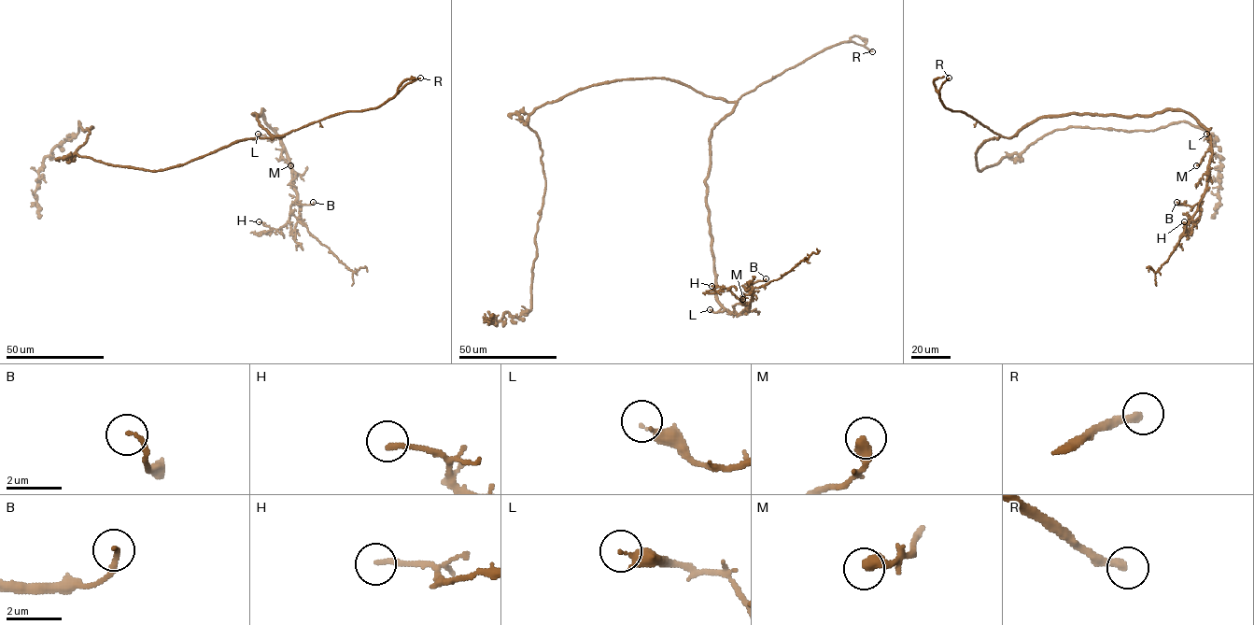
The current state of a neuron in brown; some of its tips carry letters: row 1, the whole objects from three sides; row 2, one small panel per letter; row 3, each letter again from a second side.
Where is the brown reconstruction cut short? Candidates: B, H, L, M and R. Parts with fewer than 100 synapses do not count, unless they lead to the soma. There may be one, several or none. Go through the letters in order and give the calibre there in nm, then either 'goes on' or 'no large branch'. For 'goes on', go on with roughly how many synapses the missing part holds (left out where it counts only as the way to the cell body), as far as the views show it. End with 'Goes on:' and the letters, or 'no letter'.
B: calibre 150 nm; no large branch
H: calibre 200 nm; no large branch
L: calibre 240 nm; no large branch
M: calibre 420 nm; no large branch
R: calibre 280 nm; goes on; 180 synapses
Goes on: R

